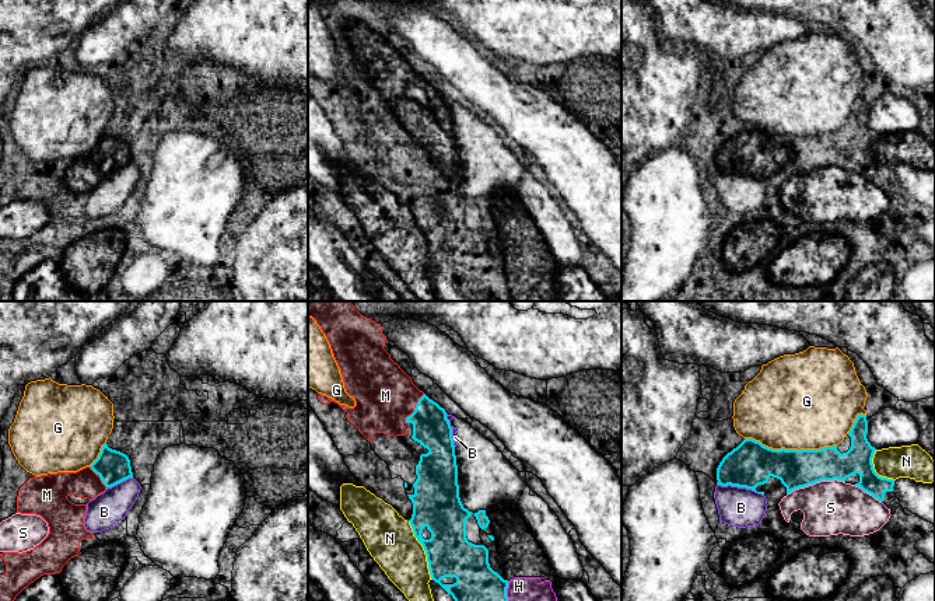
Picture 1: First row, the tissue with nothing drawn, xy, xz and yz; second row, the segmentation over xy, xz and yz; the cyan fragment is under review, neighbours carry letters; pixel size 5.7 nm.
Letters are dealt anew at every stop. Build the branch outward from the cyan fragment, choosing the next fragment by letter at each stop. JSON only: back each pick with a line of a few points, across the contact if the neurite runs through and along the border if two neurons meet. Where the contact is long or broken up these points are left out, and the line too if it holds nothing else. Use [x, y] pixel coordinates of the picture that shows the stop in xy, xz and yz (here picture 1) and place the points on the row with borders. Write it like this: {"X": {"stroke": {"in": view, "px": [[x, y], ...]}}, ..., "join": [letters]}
{"M": {"stroke": {"in": "xz", "px": [[431, 429], [430, 423], [415, 408], [389, 399], [385, 395]]}}, "join": ["M"]}

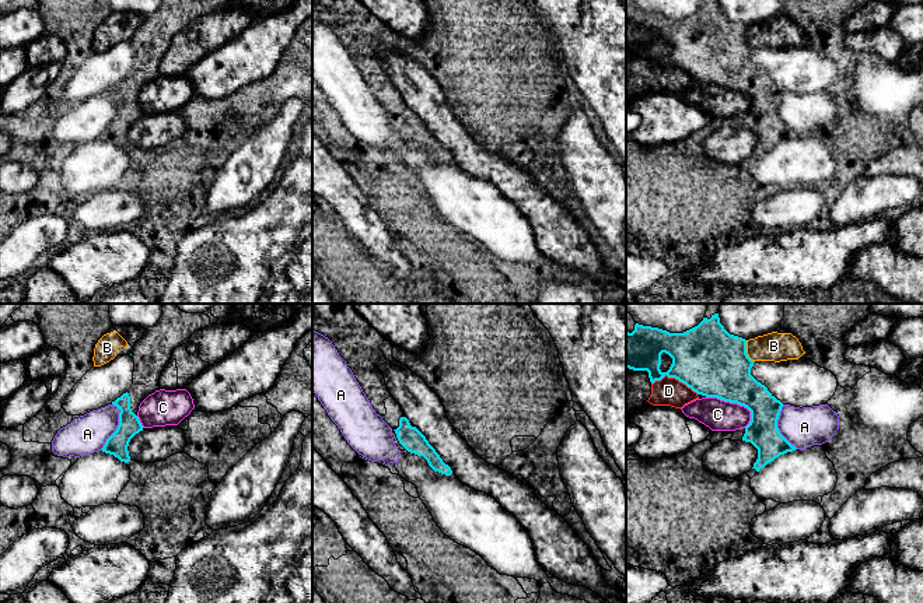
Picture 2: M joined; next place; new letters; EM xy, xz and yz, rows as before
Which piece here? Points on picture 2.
{"join": []}

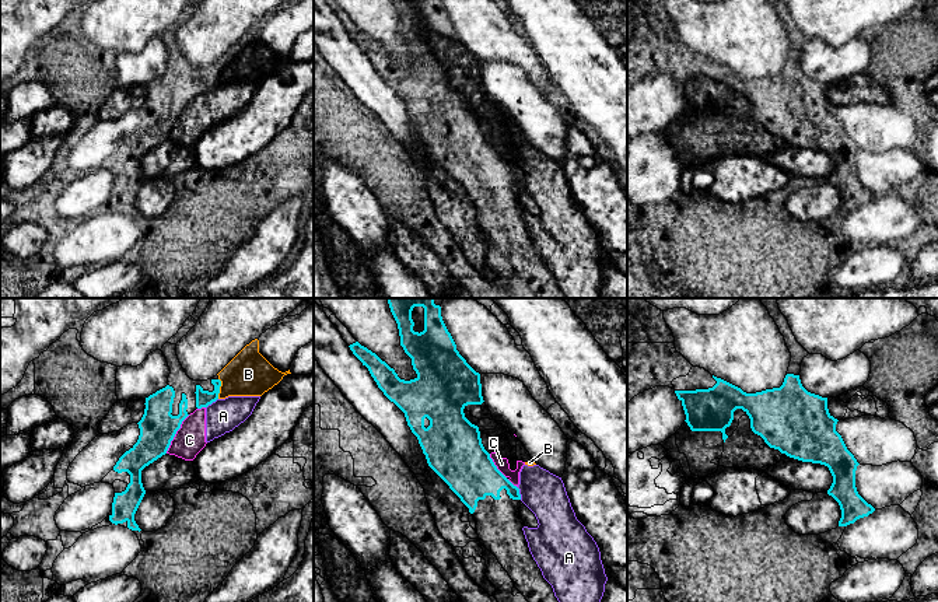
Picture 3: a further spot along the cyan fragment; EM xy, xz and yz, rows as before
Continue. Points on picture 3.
{"B": {"stroke": {"in": "xy", "px": [[203, 398], [212, 396], [219, 388], [248, 374]]}}, "join": ["B"]}

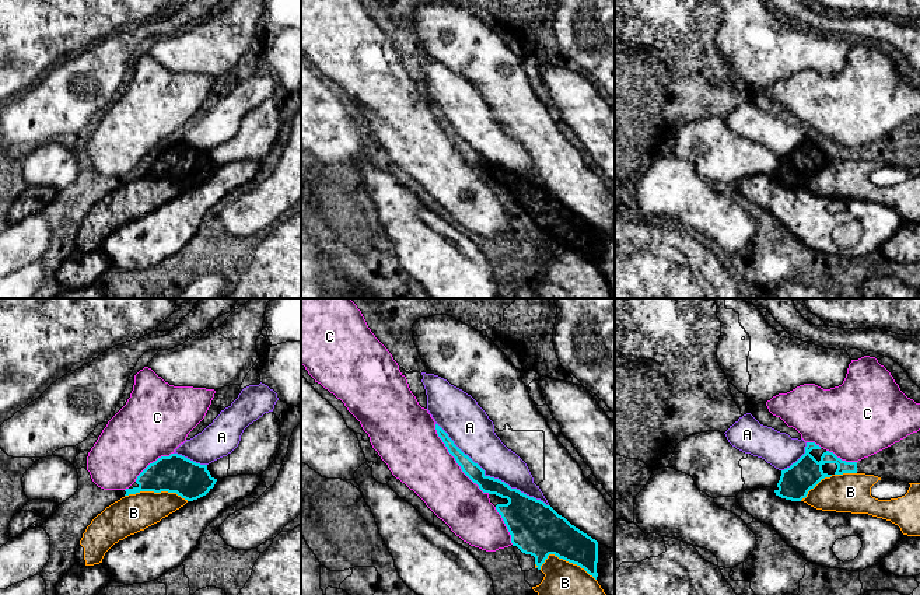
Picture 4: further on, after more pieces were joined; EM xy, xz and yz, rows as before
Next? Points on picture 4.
{"join": []}

